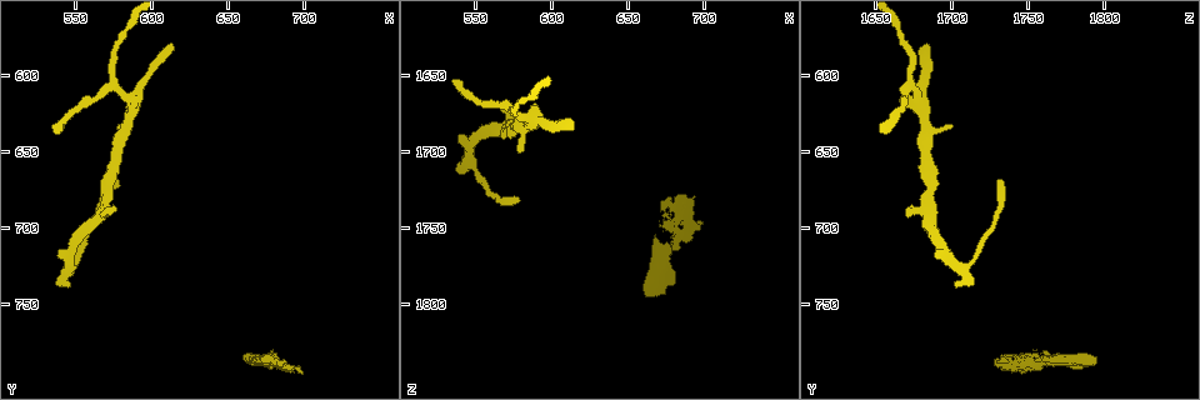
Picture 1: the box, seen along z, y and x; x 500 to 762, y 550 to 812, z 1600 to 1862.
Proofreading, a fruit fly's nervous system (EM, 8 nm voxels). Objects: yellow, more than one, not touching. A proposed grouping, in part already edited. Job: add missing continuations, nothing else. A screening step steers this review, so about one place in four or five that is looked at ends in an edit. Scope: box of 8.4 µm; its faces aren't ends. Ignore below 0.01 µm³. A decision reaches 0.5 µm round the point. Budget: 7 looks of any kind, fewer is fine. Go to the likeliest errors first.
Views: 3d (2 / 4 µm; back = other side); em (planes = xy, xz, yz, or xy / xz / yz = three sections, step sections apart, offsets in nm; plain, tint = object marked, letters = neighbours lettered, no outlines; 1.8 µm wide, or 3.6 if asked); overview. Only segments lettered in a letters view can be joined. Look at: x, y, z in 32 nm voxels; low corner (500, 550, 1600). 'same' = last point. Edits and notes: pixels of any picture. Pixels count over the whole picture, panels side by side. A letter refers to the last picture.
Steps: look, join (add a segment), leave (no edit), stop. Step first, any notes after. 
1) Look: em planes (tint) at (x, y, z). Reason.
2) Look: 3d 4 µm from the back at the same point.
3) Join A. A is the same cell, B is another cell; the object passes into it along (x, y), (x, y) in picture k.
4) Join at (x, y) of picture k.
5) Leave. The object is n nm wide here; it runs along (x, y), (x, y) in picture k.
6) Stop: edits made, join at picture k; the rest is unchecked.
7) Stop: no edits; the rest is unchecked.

Look: 3d 4 µm at (680, 788, 1756). Thin neck.

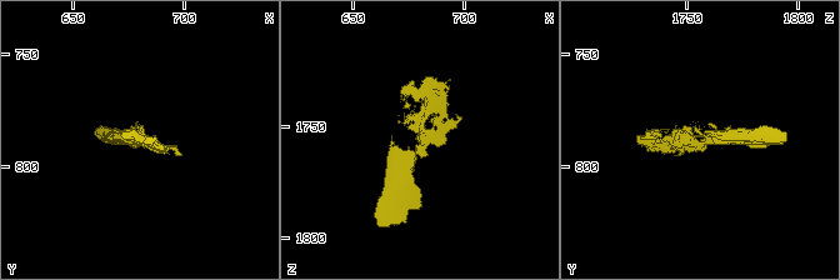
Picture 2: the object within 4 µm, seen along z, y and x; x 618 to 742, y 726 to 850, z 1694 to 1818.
Look: em 3.6 µm planes (plain) at (680, 787, 1758). Shape alone is not enough.

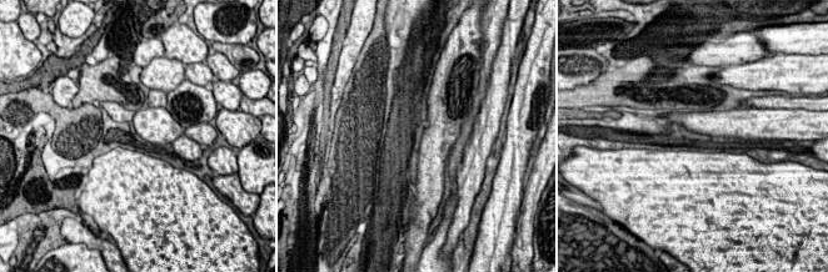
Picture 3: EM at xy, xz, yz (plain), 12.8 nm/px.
Look: em 3.6 µm planes (letters) at the same point.

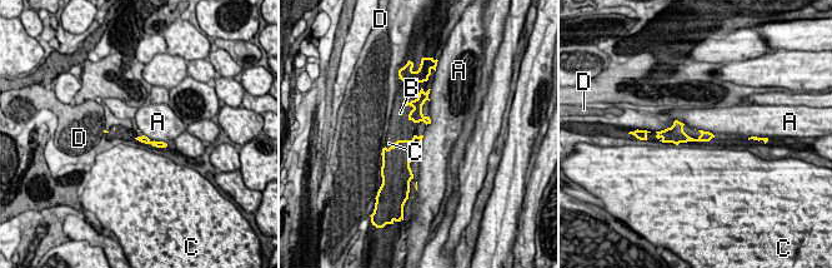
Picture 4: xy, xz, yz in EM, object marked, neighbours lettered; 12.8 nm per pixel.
Join at (400, 113) of picture 4. B is the same cell, A, C and D are other cells; it goes on there.

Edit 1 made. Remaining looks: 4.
Look: overview. See it whole again.

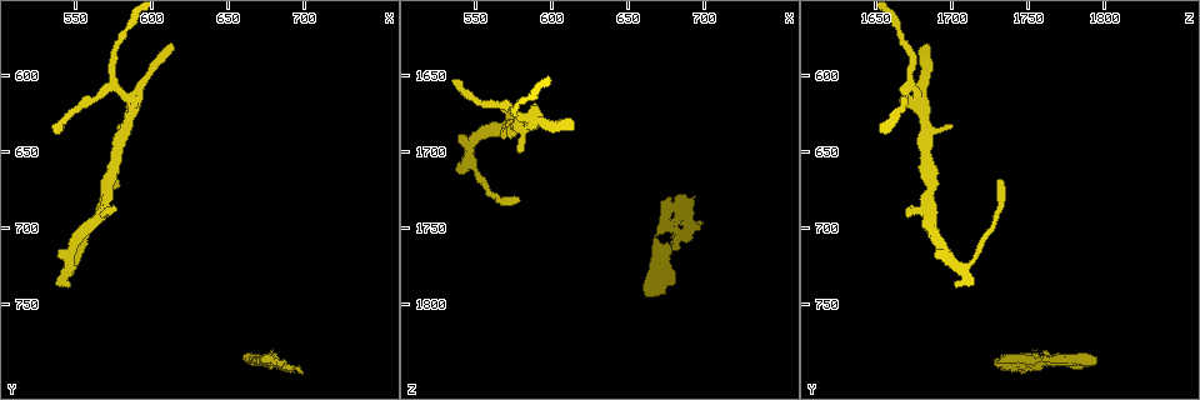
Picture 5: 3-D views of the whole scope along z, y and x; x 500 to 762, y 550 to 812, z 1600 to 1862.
Look: em xy step 4 (letters) at (614, 580, 1682). Tapers out.

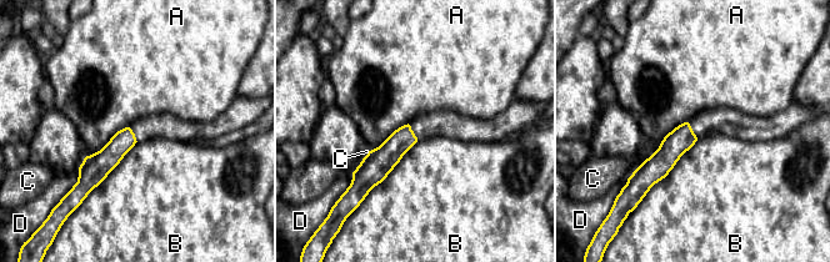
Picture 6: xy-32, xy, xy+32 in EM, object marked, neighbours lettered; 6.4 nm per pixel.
Look: em planes (letters) at the same point.

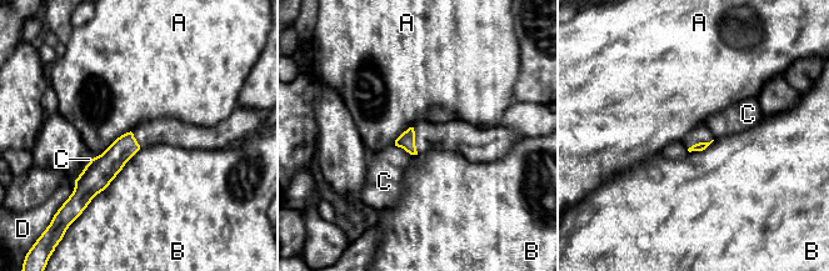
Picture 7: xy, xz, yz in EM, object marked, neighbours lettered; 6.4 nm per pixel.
Leave. The longest contact is with B, 500 nm; A, B, C and D are other cells; no lettered segment goes on from it.

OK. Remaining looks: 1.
Stop: edits made, join at picture 4; the rest is unchecked.

